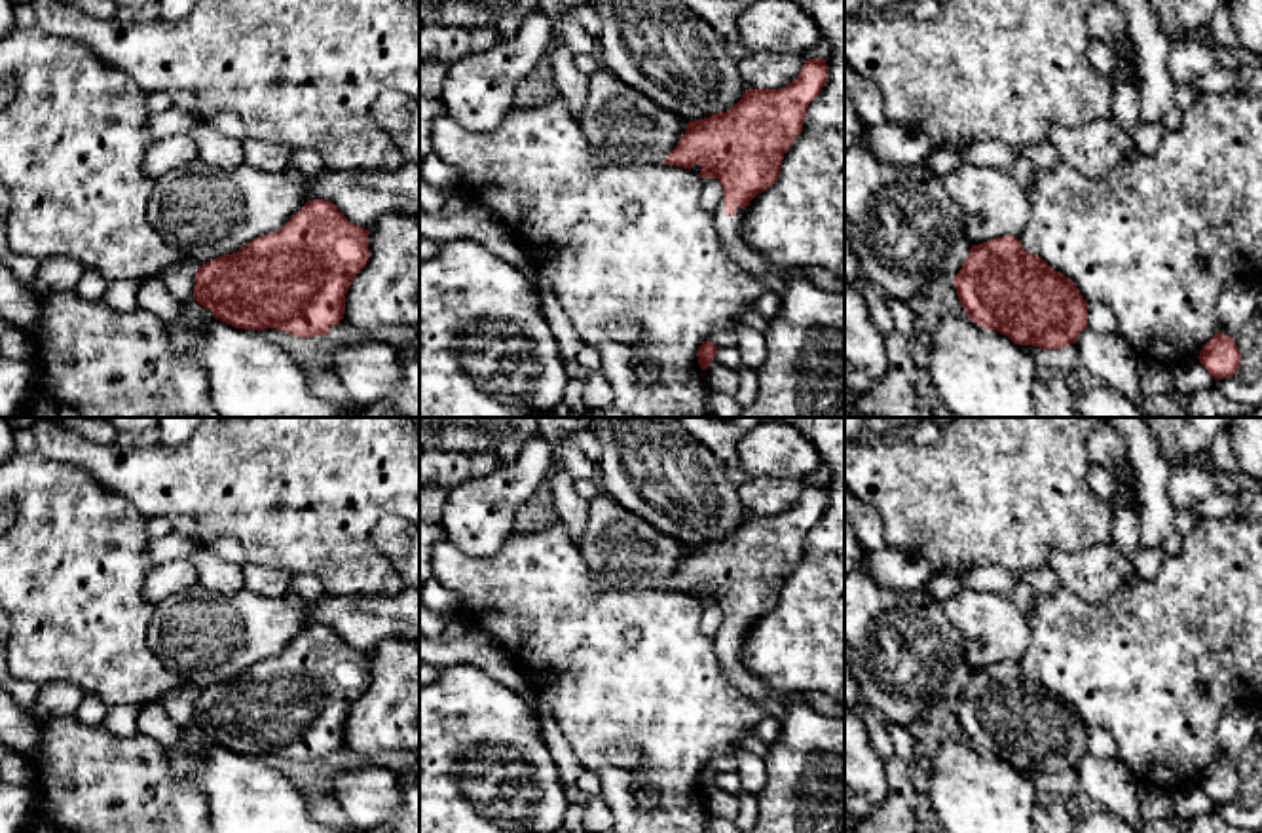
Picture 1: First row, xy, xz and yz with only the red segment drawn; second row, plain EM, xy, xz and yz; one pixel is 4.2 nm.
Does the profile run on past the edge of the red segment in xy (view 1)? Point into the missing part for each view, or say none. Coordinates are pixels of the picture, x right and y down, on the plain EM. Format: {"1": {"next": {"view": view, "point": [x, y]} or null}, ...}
{"1": {"next": null}}

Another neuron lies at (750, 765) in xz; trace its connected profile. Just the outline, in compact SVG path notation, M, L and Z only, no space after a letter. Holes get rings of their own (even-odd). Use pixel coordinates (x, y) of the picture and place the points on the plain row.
M740 750L736 759L742 789L757 797L765 787L765 759L750 750Z

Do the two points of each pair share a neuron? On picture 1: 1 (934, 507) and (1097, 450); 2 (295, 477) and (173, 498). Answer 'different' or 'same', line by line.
1: different
2: same

